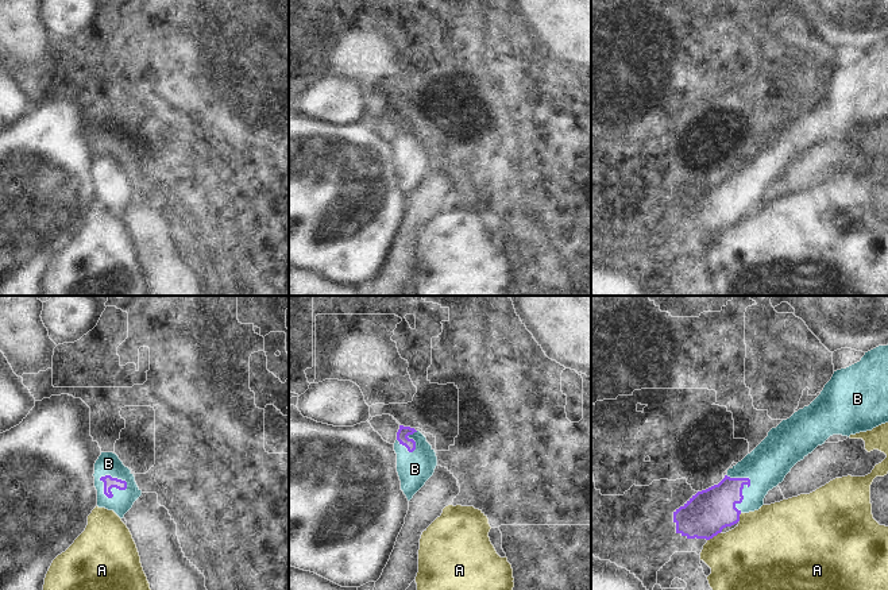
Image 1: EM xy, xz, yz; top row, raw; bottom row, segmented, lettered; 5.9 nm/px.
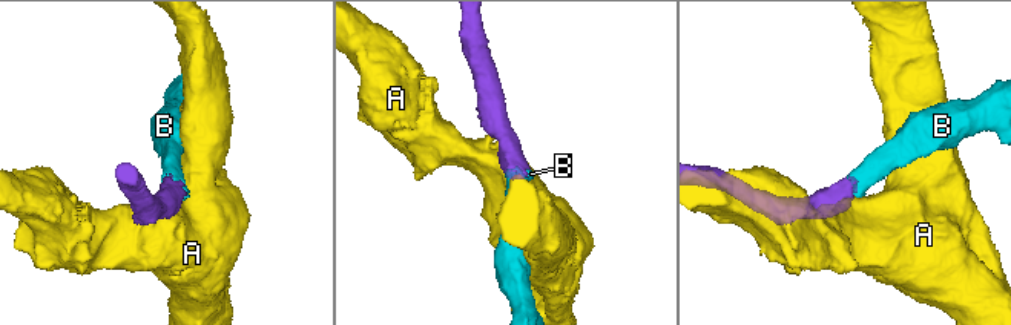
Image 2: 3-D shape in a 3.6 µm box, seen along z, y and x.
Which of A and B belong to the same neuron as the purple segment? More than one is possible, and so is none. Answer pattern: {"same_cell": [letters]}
{"same_cell": ["B"]}

